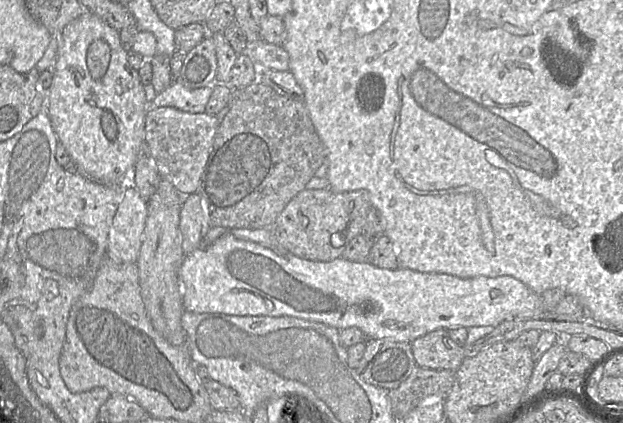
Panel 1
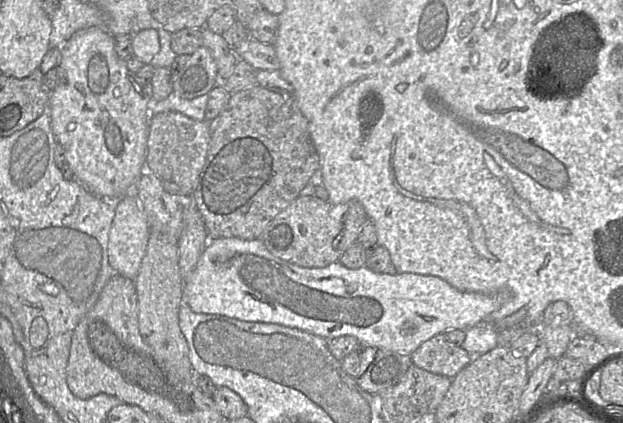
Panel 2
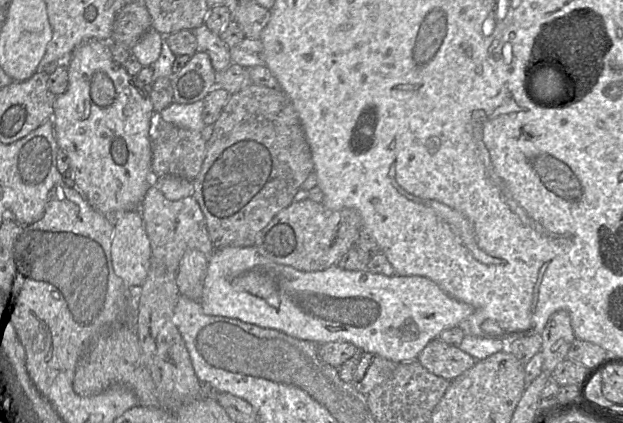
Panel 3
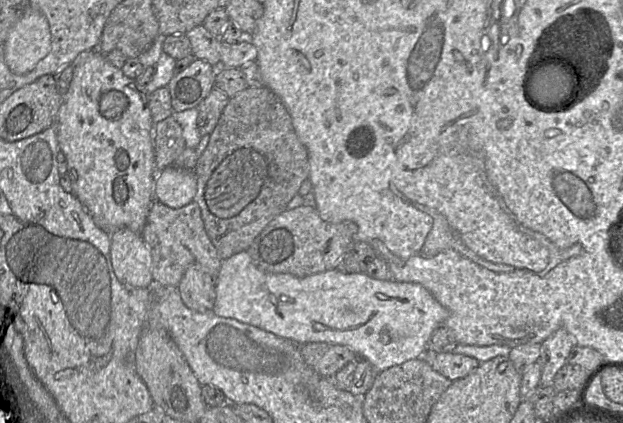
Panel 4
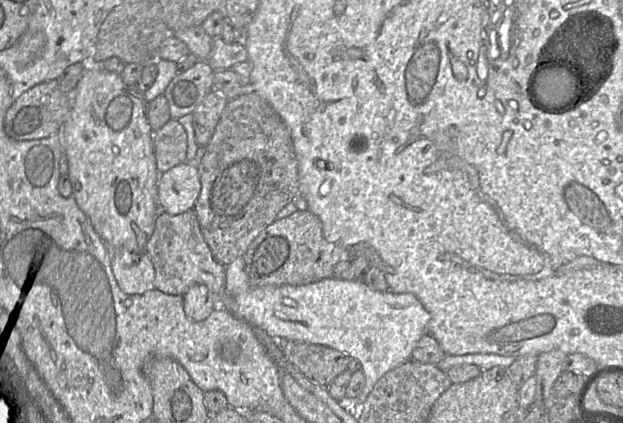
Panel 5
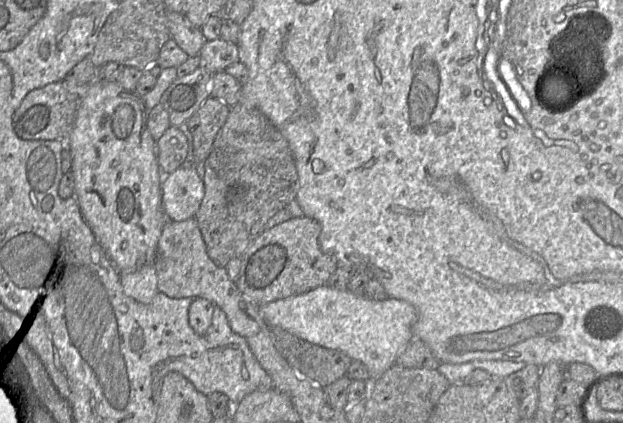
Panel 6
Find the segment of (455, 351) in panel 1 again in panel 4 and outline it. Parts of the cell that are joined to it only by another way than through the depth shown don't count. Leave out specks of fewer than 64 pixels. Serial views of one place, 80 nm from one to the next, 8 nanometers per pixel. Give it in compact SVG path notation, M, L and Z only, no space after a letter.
M425 350L421 358L423 358L435 371L451 381L467 376L480 364L474 357L453 352Z

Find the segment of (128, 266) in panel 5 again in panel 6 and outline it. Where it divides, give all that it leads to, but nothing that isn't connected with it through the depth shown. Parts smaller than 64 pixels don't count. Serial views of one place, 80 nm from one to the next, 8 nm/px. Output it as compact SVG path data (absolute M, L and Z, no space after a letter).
M146 265L136 272L121 274L126 295L142 303L150 303L158 293L157 272L154 265Z

